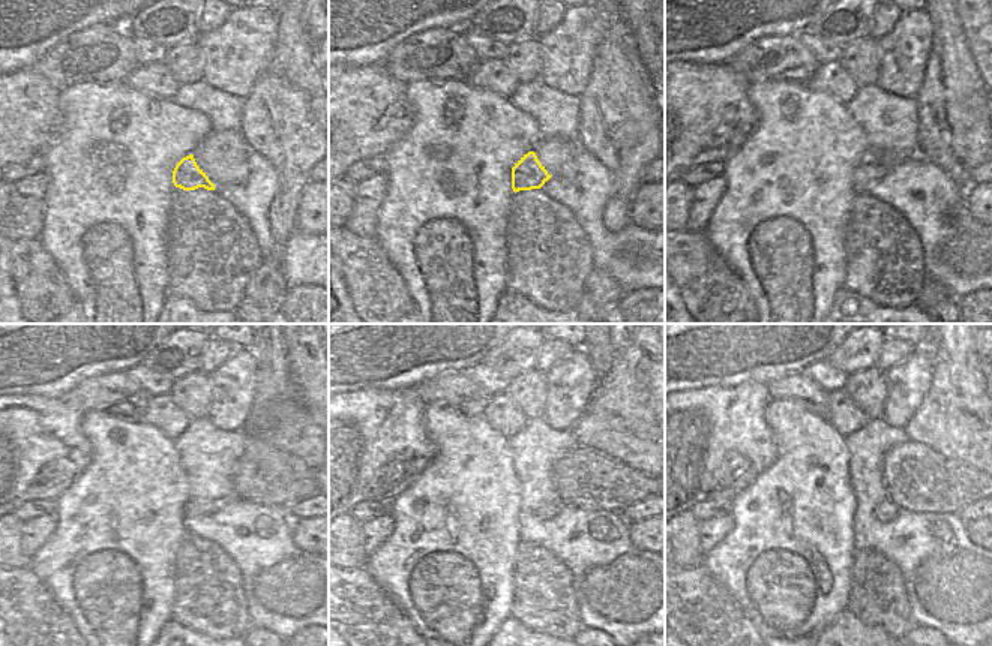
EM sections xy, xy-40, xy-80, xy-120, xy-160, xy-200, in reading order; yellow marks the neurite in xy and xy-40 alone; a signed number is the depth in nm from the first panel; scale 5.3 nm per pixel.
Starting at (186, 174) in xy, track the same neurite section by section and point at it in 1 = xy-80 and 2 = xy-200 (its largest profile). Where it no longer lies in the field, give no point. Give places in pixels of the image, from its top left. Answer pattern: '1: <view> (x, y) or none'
1: xy-80 (871, 170)
2: xy-200 (886, 511)

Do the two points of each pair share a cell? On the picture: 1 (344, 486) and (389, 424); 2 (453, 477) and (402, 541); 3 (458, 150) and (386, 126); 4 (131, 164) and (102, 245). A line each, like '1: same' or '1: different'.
1: same
2: same
3: different
4: same

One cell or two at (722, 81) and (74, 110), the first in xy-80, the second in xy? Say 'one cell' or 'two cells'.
two cells

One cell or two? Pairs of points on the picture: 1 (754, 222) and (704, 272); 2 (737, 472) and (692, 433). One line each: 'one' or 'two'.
1: two
2: one

